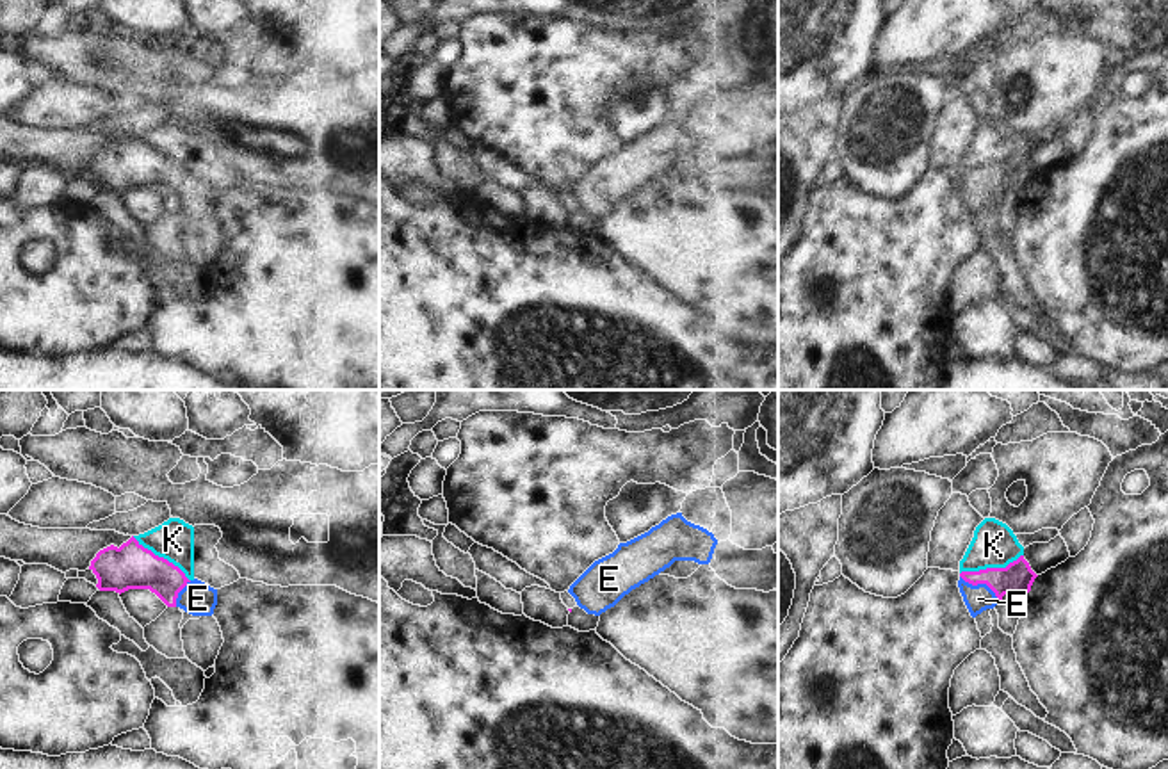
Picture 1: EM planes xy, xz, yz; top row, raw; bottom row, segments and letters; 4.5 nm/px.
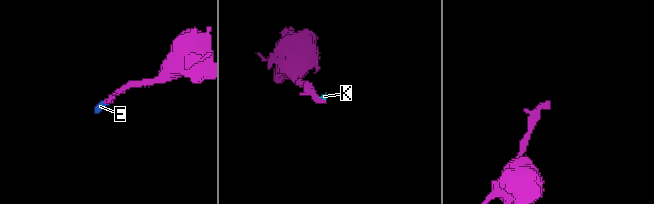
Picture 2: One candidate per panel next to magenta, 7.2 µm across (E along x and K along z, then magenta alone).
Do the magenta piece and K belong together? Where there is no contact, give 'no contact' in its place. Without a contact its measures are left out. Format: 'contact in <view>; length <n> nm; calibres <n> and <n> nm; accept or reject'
contact in yz; length 300 nm; calibres 150 and 200 nm; reject

